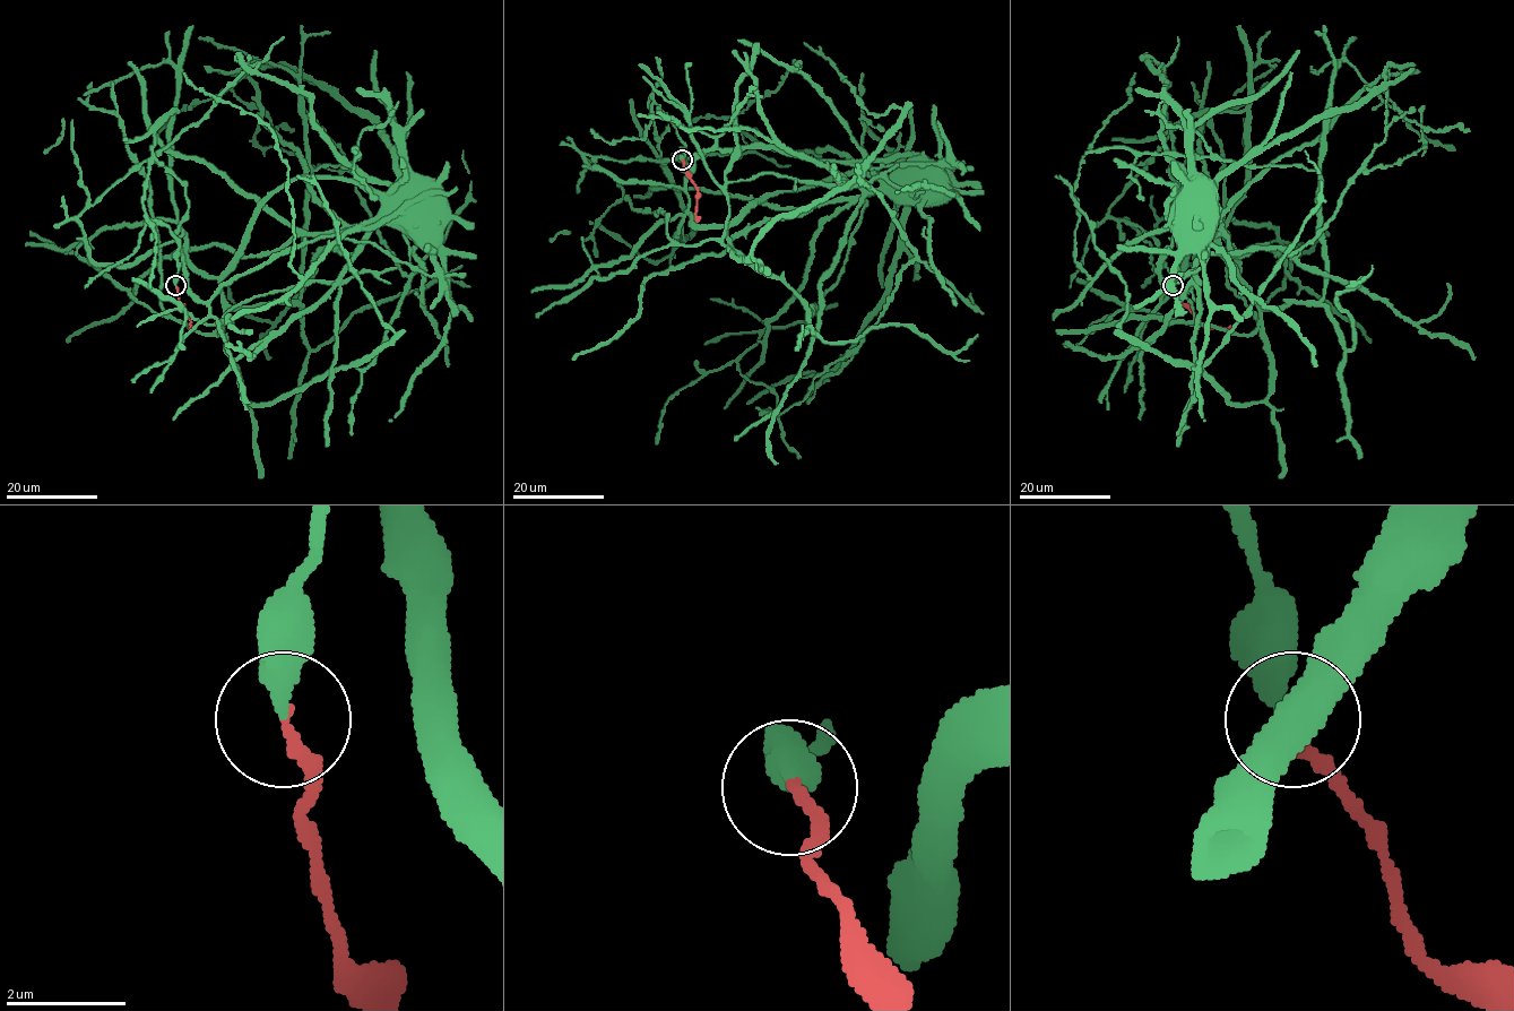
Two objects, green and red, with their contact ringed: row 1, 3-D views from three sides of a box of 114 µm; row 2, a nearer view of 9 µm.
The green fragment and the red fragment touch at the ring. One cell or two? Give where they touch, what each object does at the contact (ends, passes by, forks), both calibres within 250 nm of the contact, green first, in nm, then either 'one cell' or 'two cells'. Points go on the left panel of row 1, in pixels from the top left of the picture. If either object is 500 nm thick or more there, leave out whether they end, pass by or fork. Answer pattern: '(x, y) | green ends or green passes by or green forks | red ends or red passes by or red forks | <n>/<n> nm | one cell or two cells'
(175, 285) | green ends | red ends | 360/200 nm | one cell

